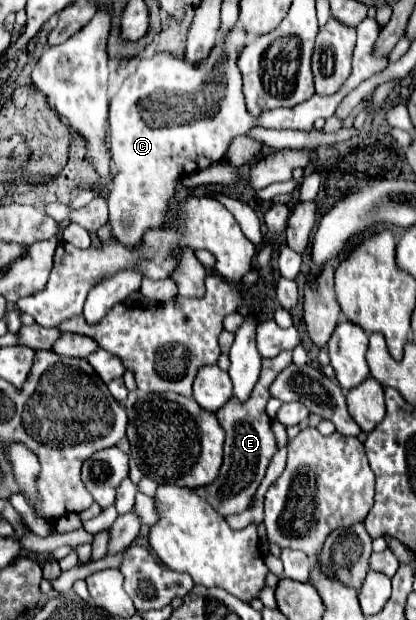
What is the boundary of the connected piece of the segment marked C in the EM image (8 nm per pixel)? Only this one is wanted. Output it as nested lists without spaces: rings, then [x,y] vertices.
[[[366,18],[357,26],[352,74],[336,94],[314,94],[292,108],[266,110],[260,118],[252,118],[244,106],[242,76],[236,66],[236,50],[246,42],[246,34],[240,24],[236,24],[228,36],[218,38],[202,66],[192,66],[170,54],[142,58],[136,72],[124,80],[118,94],[110,100],[110,152],[116,176],[108,198],[108,222],[112,224],[114,236],[124,244],[138,244],[148,228],[166,224],[168,202],[174,196],[176,180],[220,162],[232,138],[246,134],[250,128],[264,126],[308,132],[314,128],[318,118],[330,118],[338,104],[362,80],[386,68],[386,58],[372,56],[378,32],[380,28],[374,18]]]

